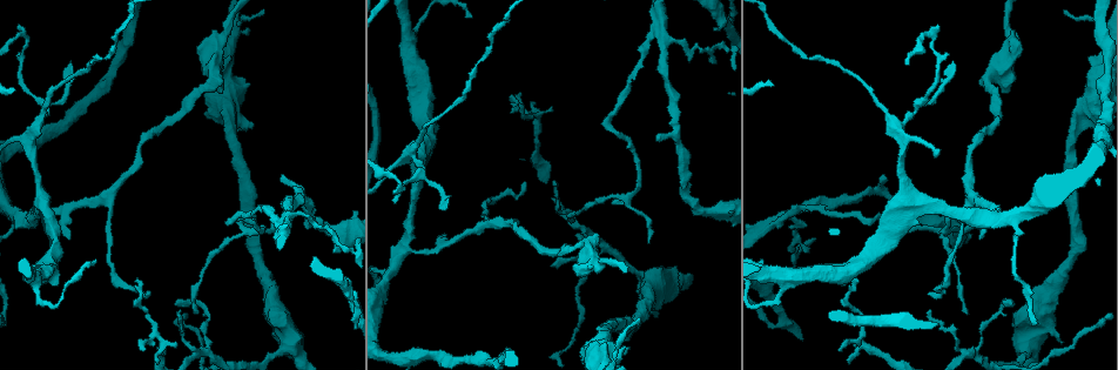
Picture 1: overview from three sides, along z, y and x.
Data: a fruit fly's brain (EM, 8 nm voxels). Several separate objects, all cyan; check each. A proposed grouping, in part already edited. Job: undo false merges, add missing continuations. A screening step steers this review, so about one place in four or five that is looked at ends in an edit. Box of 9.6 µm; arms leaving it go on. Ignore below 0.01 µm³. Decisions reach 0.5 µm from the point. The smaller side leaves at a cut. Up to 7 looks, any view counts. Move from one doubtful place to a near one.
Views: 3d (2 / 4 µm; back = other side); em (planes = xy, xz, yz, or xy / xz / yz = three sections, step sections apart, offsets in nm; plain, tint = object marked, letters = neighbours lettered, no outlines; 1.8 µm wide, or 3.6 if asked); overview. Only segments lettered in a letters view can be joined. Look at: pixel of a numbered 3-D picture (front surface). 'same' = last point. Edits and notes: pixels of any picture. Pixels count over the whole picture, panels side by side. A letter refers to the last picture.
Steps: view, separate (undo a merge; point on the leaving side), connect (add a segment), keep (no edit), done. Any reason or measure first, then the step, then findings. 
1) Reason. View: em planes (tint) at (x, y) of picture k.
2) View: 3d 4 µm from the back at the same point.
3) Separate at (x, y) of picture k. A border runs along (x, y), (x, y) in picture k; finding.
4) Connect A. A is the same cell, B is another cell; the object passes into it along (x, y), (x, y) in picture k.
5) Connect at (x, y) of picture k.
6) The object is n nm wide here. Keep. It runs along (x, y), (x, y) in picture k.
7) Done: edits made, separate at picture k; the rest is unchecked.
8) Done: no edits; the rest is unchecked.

View: 3d 4 µm at (620, 201) of picture 1.

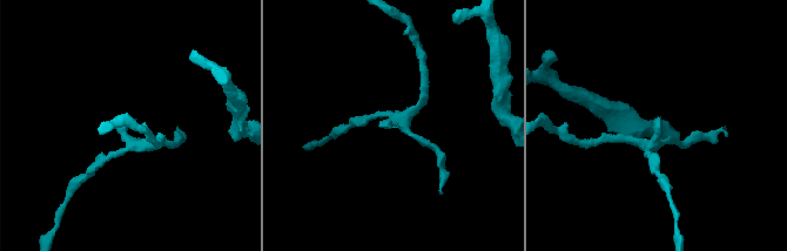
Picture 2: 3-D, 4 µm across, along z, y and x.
Shape alone is not enough. View: em yz step 8 (letters) at (134, 119) of picture 2.

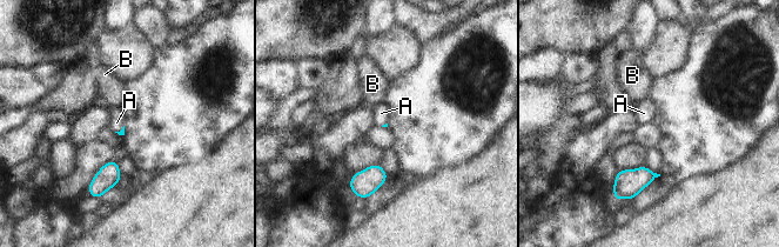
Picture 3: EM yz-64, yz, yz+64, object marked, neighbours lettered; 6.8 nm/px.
Another direction. View: em planes (letters) at the same point.

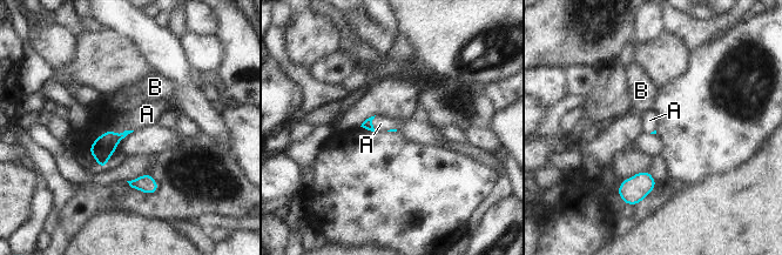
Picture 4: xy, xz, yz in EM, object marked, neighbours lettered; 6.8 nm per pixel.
Connect A. A is the same cell, B is another cell; the object passes into it along (368, 125), (371, 122), (381, 123) in picture 4; it goes on there.

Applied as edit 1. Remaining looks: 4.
Branch stops here. View: em 3.6 µm planes (letters) at (762, 261) of picture 1.

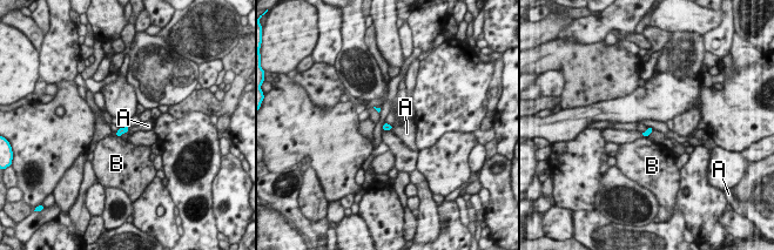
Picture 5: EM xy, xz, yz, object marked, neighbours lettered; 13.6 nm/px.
Connect A. A is the same cell, B is another cell; the object passes into it along (126, 129), (128, 129), (145, 126) in picture 5; it goes on there.

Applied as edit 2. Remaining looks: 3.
See it whole again. View: overview.

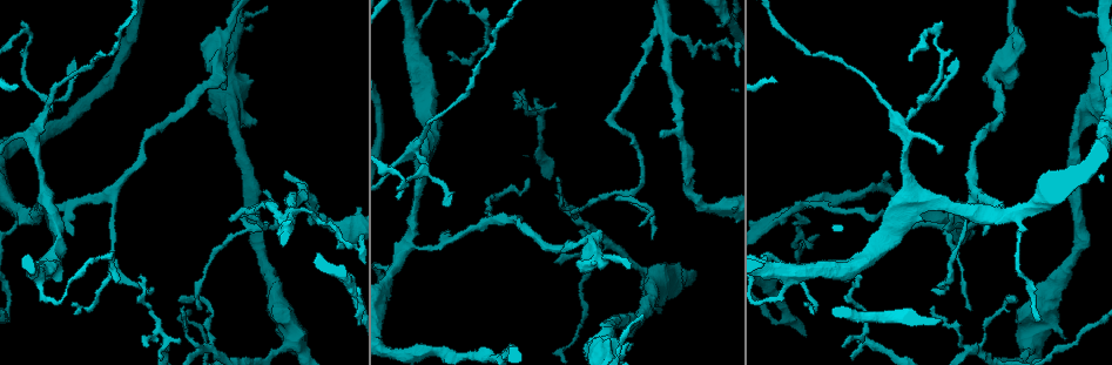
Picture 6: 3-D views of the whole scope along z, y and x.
Calibre changes. View: 3d 2 µm at (37, 125) of picture 6.

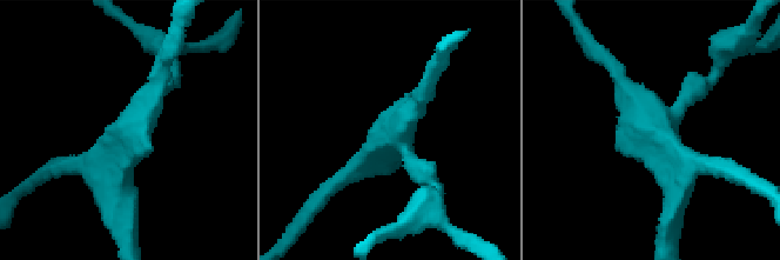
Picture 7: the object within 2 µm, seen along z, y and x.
4 arms meet here. View: em xz step 8 (letters) at (132, 132) of picture 7.

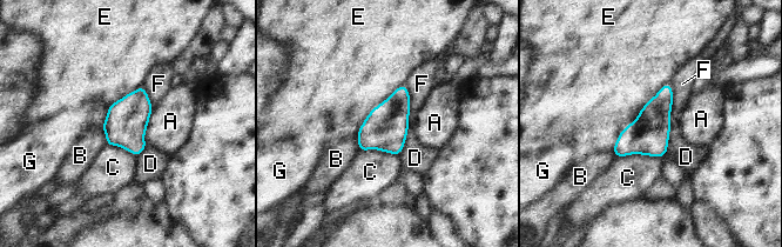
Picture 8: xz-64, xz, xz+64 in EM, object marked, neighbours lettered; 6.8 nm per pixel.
Keep. A, B, C, D, E, F and G are other cells; a border runs along (668, 84), (618, 134), (612, 147) in picture 8; all the same neuron.

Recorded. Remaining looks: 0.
Done: edits made, connect at picture 4, connect at picture 5; the rest is unchecked.

